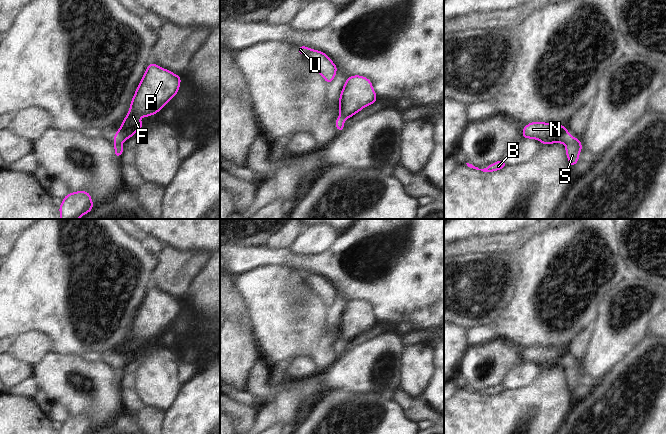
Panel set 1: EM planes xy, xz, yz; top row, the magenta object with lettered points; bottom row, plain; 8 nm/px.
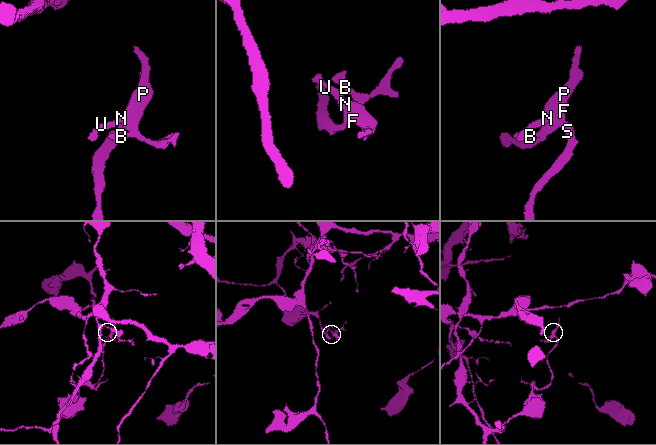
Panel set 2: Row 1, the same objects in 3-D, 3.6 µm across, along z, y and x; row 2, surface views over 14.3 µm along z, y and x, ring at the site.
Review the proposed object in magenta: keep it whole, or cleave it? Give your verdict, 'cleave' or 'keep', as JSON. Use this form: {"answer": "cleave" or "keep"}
{"answer": "keep"}

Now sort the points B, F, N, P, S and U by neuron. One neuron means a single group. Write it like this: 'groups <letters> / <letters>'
groups B F N P S U

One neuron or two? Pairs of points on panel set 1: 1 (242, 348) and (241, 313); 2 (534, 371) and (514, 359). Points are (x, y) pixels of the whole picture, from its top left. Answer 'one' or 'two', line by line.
1: two
2: two

